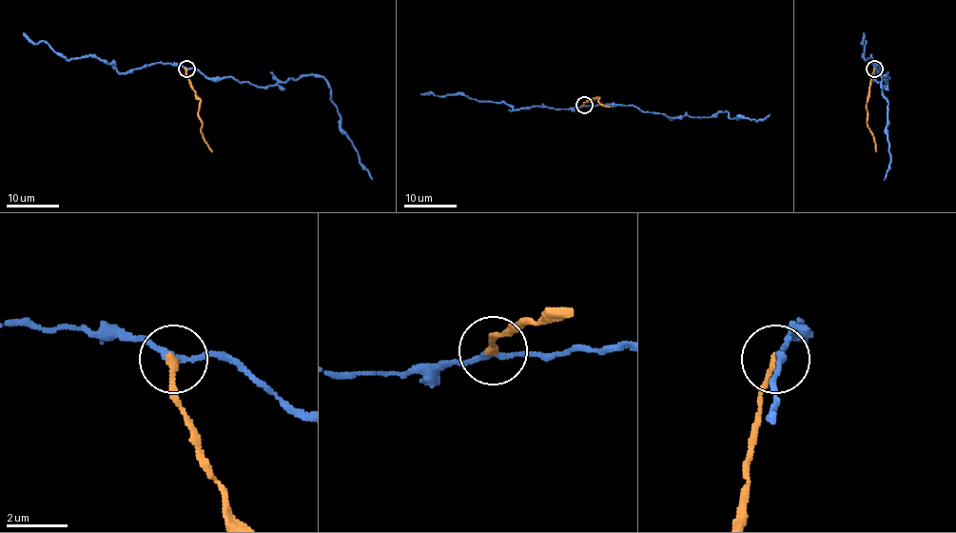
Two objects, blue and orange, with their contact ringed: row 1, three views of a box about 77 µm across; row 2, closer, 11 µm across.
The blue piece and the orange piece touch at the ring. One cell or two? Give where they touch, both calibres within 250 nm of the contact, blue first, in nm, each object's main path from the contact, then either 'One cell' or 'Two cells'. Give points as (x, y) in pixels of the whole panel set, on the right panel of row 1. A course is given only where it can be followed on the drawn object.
Place: (874, 69). Thickness 190 nm (blue) against 240 nm. Course of blue: (874, 69), (874, 78), (884, 88), (887, 74), (883, 75), (881, 95), (887, 104), (890, 163), (884, 179). Course of orange: (874, 69), (867, 101), (867, 124), (876, 151). Two cells

